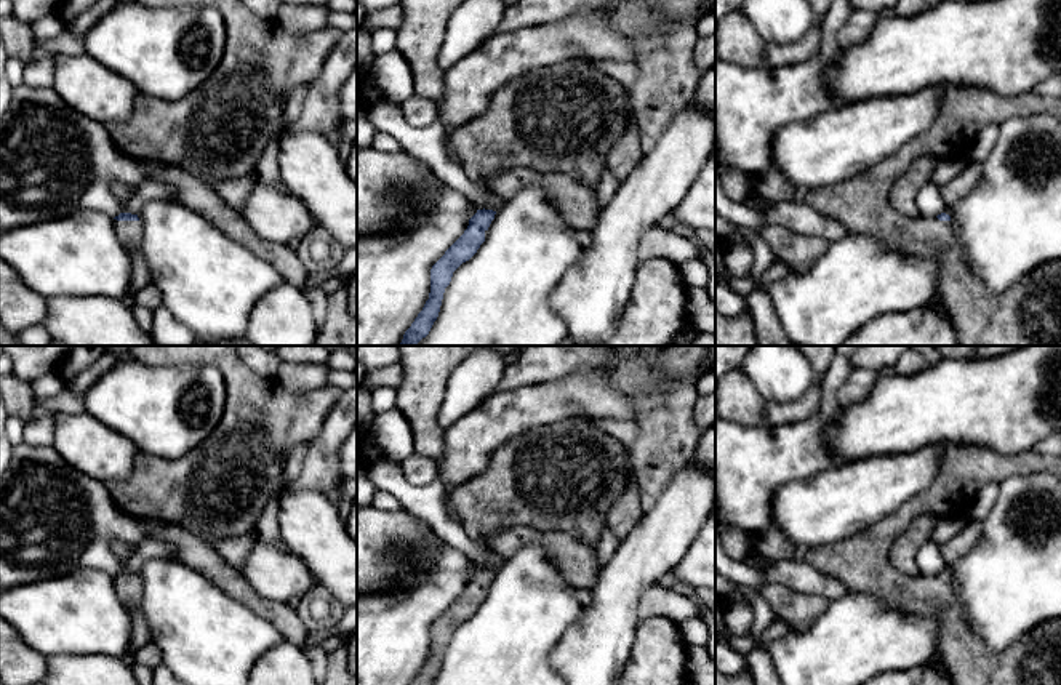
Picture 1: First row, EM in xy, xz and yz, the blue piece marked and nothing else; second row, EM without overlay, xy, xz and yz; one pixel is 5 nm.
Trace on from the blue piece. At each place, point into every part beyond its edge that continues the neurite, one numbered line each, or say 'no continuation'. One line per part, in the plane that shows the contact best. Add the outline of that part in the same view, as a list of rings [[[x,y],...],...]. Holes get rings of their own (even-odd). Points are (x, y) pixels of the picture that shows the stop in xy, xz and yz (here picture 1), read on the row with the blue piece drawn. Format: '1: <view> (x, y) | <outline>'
1: xy (130, 232) | [[[114,219],[114,230],[131,258],[131,294],[123,301],[133,307],[134,293],[150,282],[150,272],[142,253],[142,224],[139,221],[117,221]]]

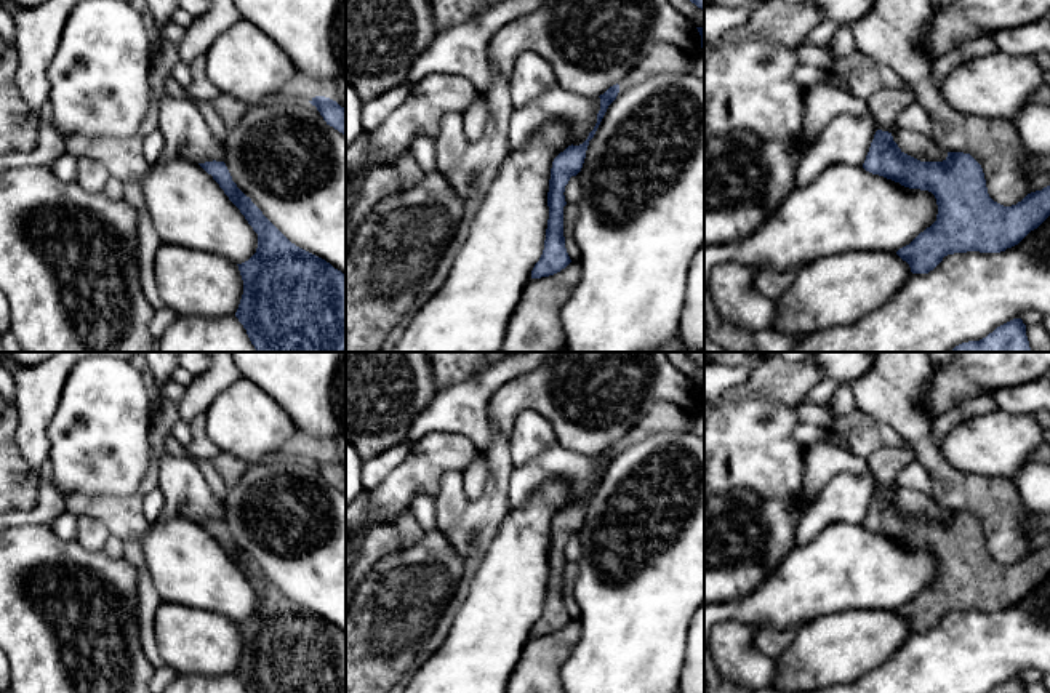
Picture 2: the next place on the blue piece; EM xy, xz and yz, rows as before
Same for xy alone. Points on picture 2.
no continuation

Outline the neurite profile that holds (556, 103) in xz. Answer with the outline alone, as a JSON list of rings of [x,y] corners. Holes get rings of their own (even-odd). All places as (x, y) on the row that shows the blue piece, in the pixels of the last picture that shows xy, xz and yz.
[[[555,85],[530,104],[514,107],[509,118],[511,149],[525,149],[531,138],[555,118],[567,118],[573,123],[573,146],[579,146],[594,130],[599,110],[599,96],[584,98]]]

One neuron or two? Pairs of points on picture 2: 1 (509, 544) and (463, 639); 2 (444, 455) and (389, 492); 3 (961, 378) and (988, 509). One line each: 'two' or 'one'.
1: one
2: one
3: two

